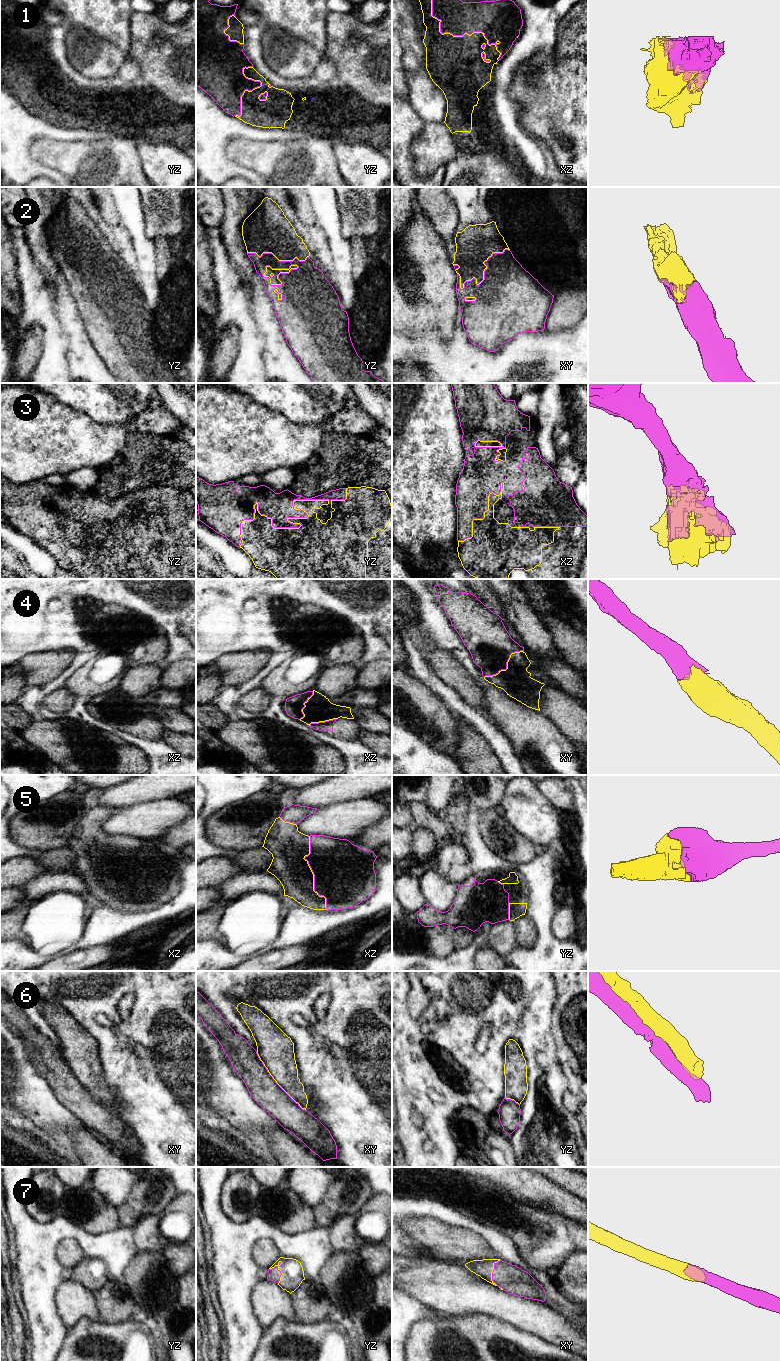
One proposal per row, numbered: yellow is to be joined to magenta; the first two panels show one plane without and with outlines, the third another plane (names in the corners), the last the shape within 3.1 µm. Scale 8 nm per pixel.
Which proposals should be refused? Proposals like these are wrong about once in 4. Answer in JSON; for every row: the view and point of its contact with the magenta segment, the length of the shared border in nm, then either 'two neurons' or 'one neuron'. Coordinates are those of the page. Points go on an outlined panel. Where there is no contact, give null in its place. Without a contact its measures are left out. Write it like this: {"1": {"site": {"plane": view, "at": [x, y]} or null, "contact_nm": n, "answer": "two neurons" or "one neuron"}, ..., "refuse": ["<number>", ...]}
{"1": {"site": {"plane": "xz", "at": [461, 35]}, "contact_nm": 750, "answer": "one neuron"}, "2": {"site": {"plane": "yz", "at": [278, 268]}, "contact_nm": 300, "answer": "one neuron"}, "3": {"site": {"plane": "yz", "at": [294, 524]}, "contact_nm": 950, "answer": "one neuron"}, "4": {"site": {"plane": "xy", "at": [506, 666]}, "contact_nm": 380, "answer": "one neuron"}, "5": {"site": {"plane": "xz", "at": [313, 873]}, "contact_nm": 600, "answer": "one neuron"}, "6": {"site": {"plane": "xy", "at": [275, 1081]}, "contact_nm": 600, "answer": "two neurons"}, "7": {"site": {"plane": "yz", "at": [280, 1272]}, "contact_nm": 180, "answer": "one neuron"}, "refuse": ["6"]}

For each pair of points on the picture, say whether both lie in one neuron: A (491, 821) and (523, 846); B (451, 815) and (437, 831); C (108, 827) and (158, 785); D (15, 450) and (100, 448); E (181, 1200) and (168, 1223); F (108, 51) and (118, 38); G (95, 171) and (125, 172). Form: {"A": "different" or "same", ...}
{"A": "same", "B": "different", "C": "different", "D": "same", "E": "same", "F": "different", "G": "same"}

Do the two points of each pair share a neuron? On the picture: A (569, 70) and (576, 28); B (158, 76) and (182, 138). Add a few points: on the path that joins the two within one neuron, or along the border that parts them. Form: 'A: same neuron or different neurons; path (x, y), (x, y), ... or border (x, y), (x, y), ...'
A: different neurons; border (553, 52), (559, 59), (577, 56)
B: different neurons; border (171, 101), (179, 105)

